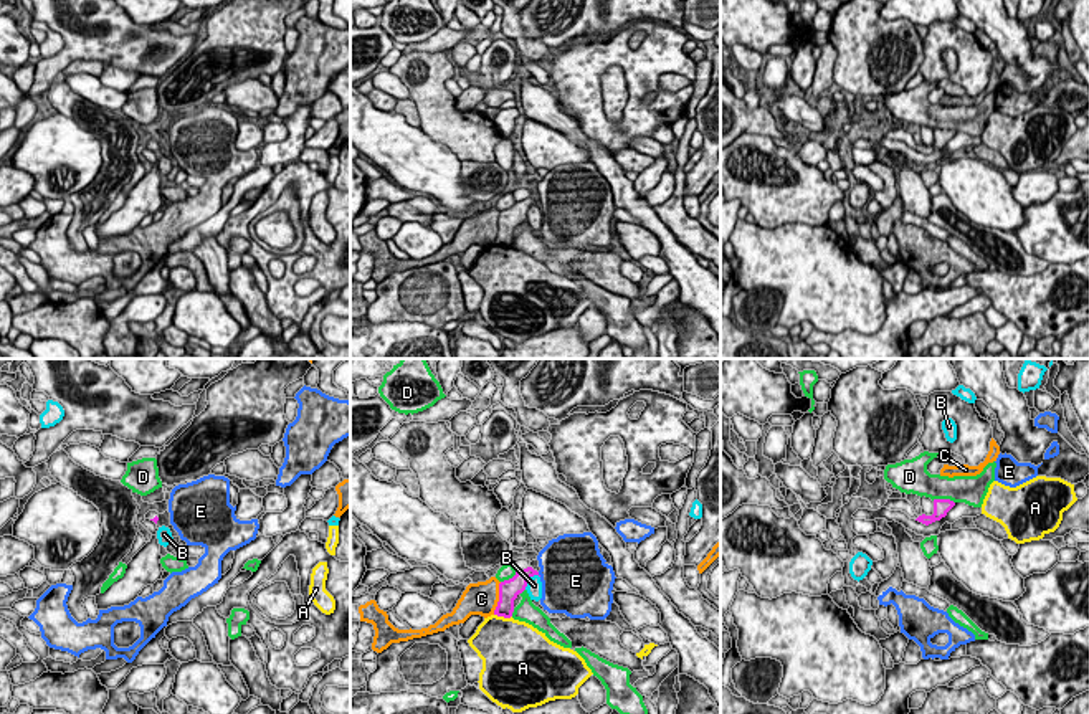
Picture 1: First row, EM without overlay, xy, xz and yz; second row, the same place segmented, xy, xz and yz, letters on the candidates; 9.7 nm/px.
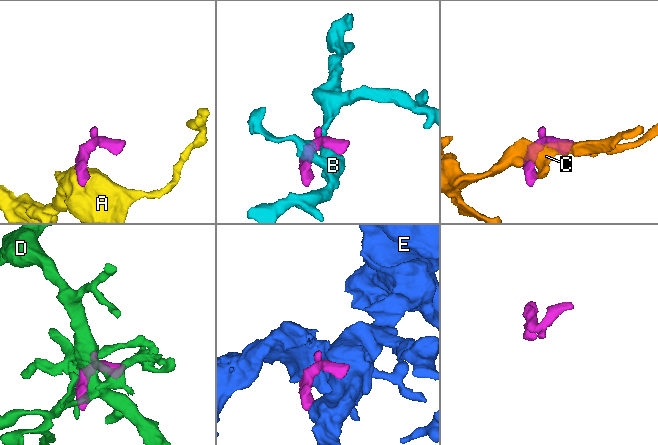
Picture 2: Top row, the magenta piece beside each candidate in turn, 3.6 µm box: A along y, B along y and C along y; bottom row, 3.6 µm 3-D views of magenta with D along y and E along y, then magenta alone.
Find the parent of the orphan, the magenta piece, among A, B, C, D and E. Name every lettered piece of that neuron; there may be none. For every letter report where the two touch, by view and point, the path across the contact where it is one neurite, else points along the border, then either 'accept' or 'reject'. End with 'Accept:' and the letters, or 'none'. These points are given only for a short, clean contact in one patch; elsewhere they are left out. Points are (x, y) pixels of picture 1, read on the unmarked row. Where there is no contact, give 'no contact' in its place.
A: xz (503, 245) | reject
B: xz (527, 209) | reject
C: xz (499, 228) | reject
D: yz (944, 129) | reject
E: xz (537, 204) | reject
Accept: none

